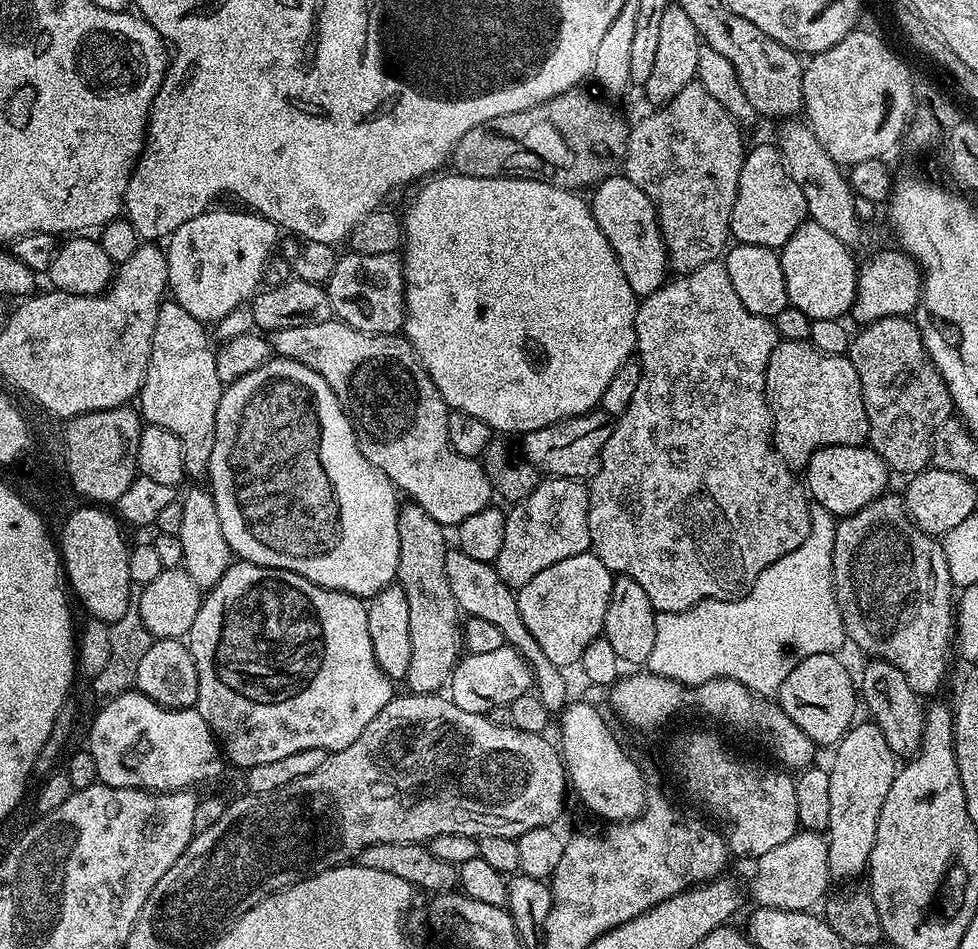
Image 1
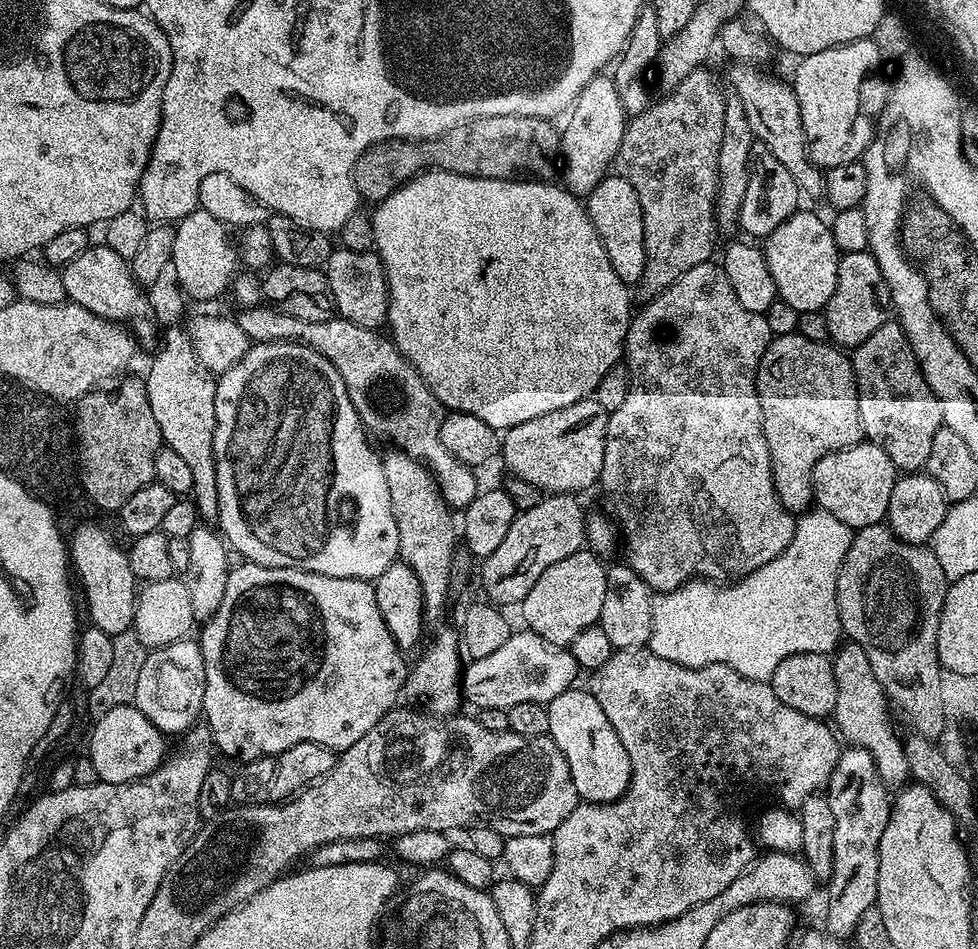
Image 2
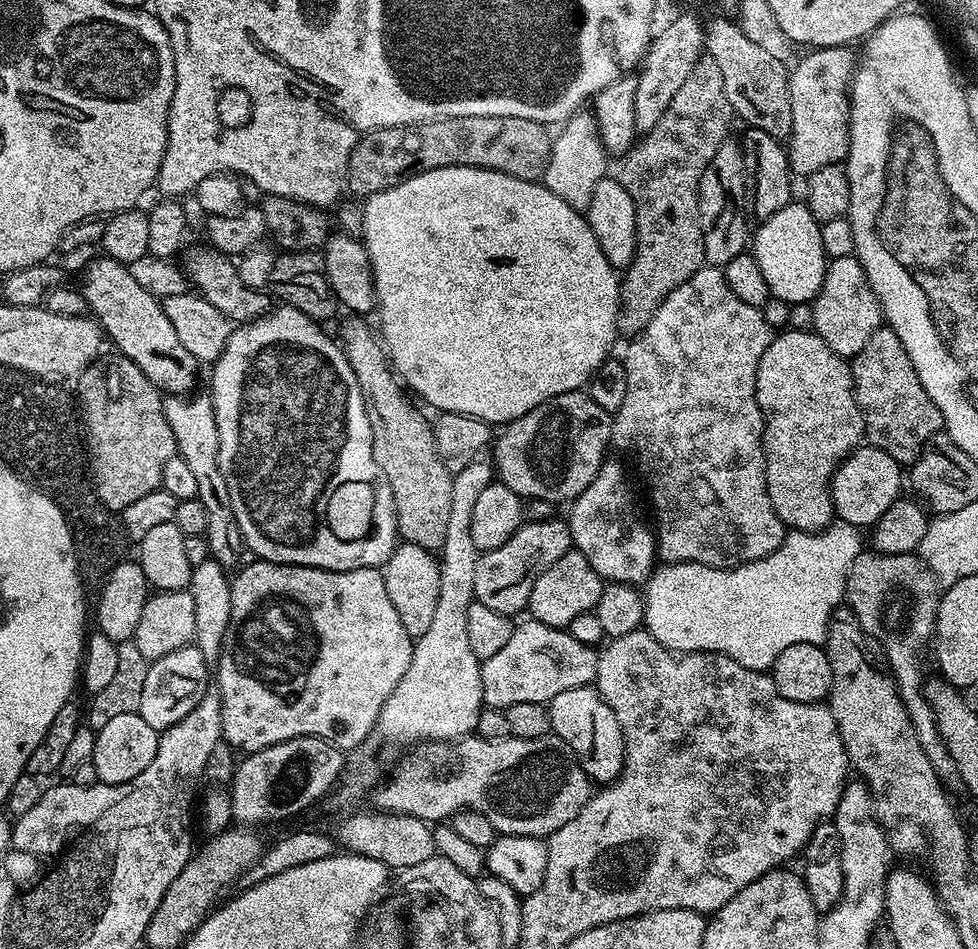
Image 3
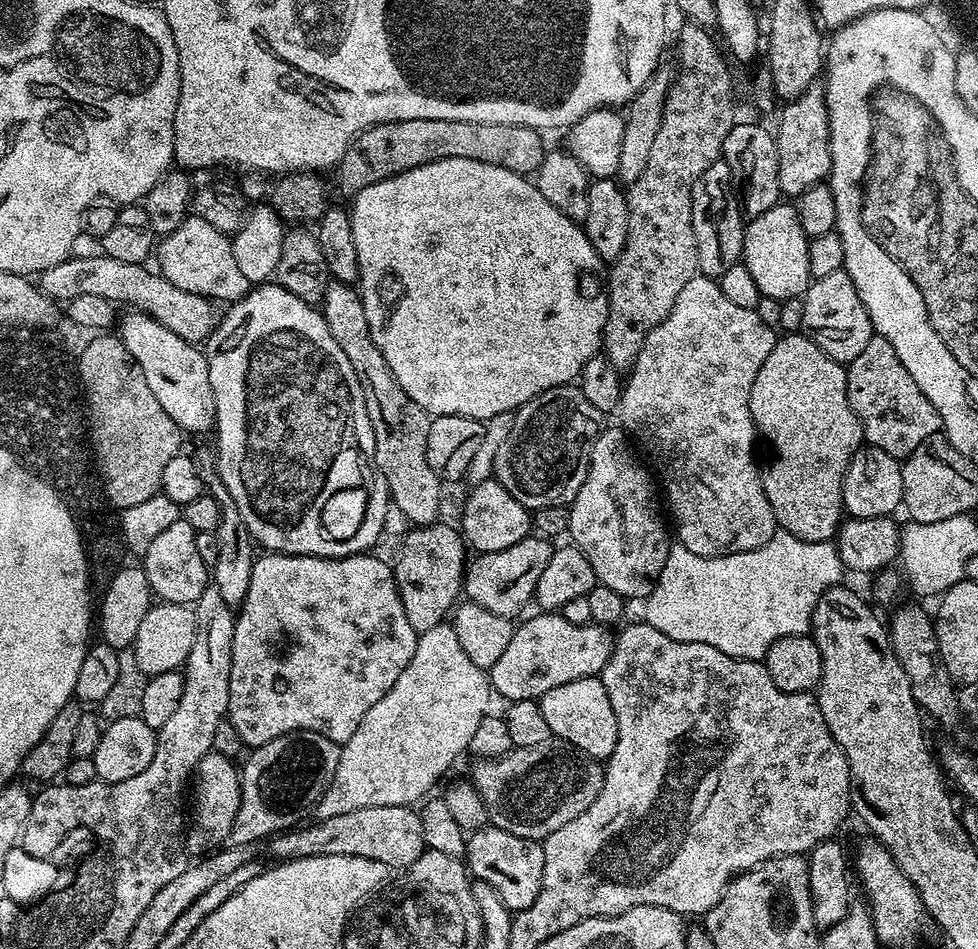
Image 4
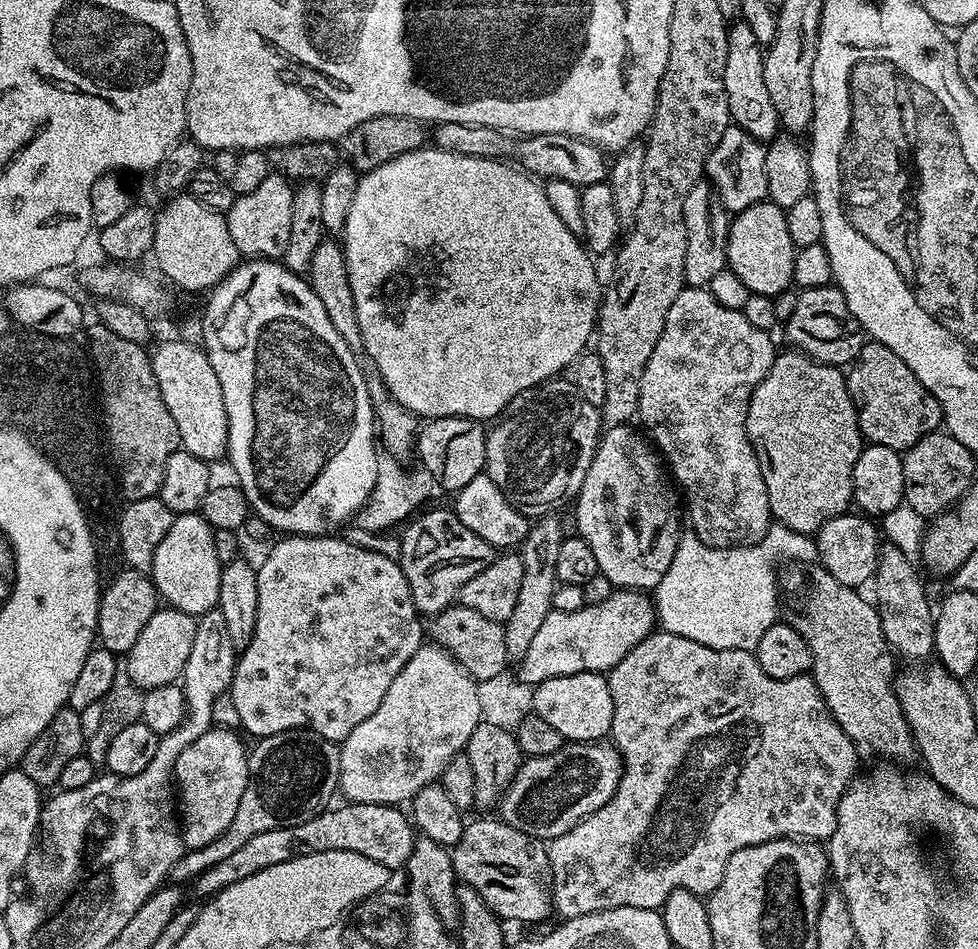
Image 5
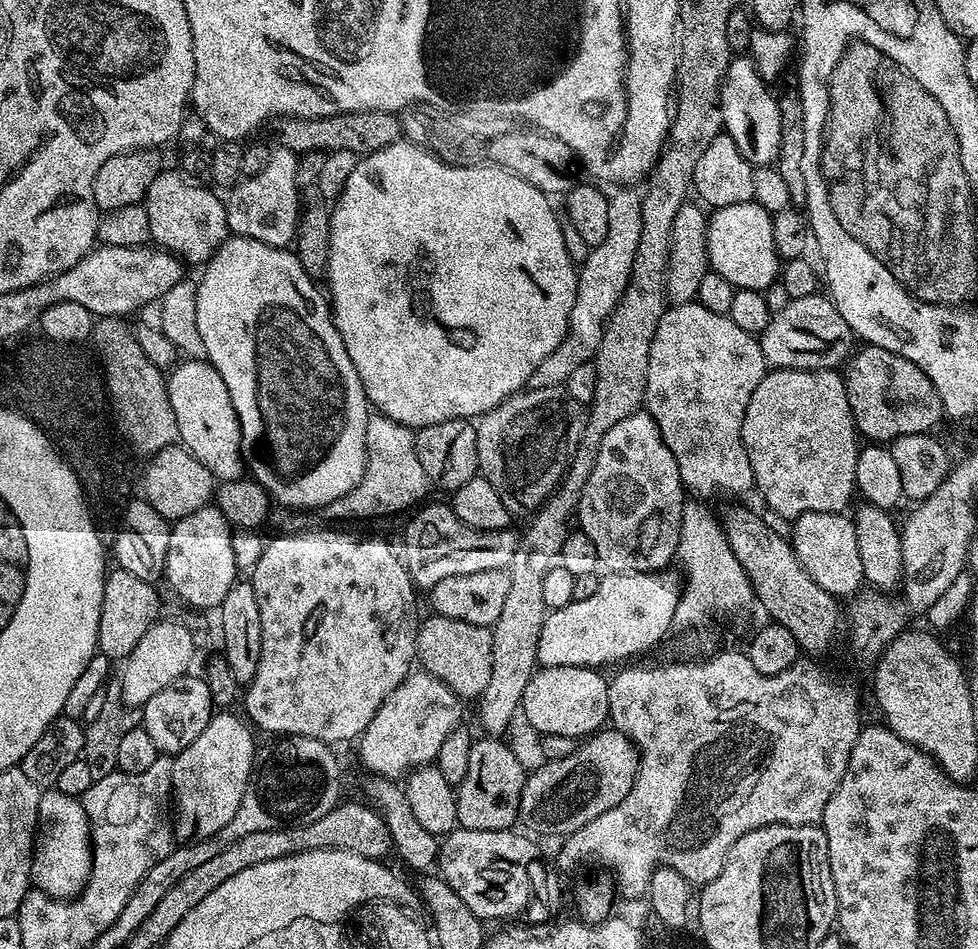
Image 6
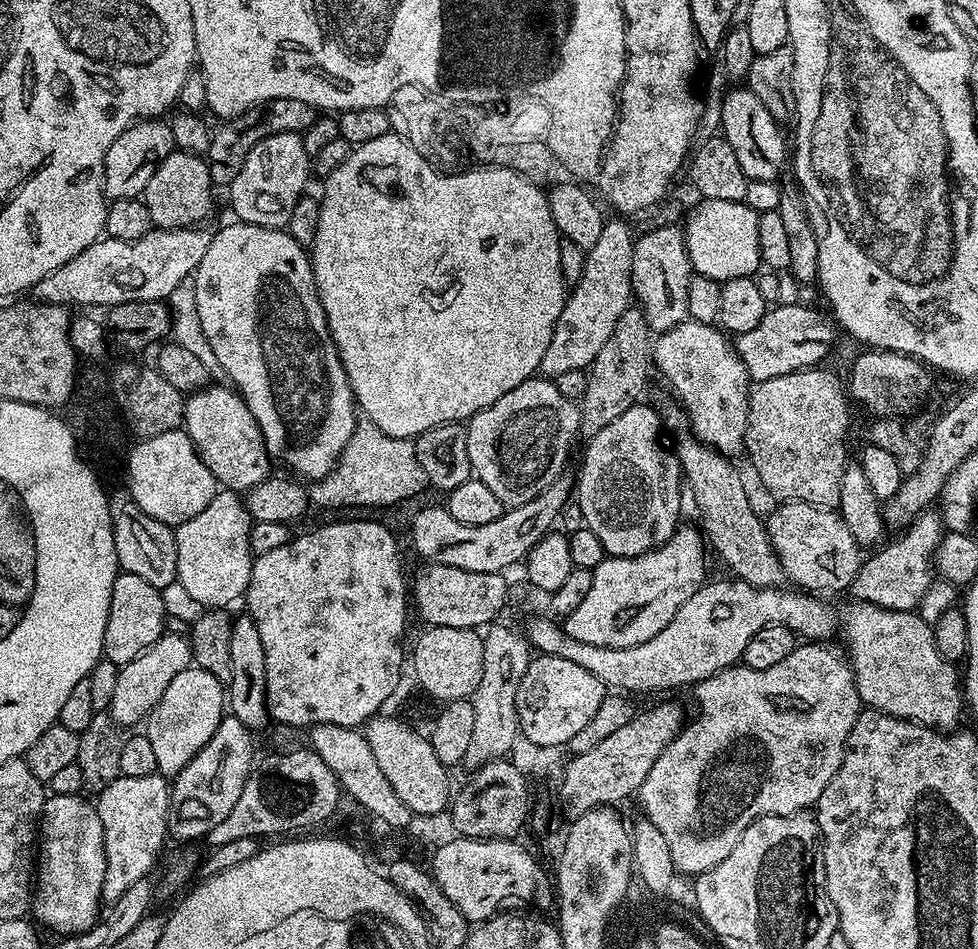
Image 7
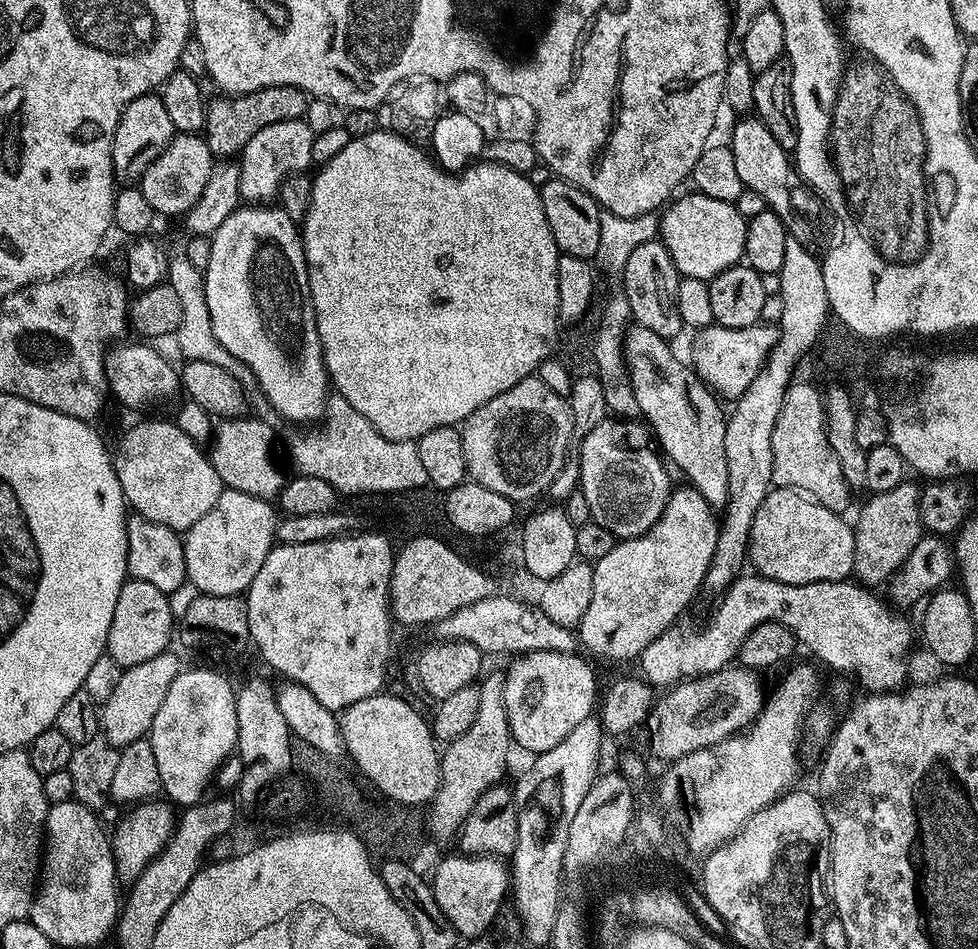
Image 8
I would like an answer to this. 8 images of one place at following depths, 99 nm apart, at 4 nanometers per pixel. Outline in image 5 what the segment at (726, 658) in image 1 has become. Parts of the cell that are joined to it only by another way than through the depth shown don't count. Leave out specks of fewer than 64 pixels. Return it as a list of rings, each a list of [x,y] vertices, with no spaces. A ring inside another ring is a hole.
[[[773,523],[772,527],[768,529],[768,534],[761,544],[753,544],[751,548],[715,548],[714,546],[706,546],[706,542],[699,540],[695,532],[691,530],[685,531],[681,535],[680,541],[677,542],[674,558],[671,559],[666,574],[662,575],[662,580],[658,582],[654,589],[654,603],[659,627],[670,634],[690,638],[690,642],[702,642],[702,646],[710,646],[714,650],[746,650],[752,652],[758,646],[759,640],[762,639],[762,634],[766,634],[766,630],[770,630],[770,626],[777,623],[778,620],[778,616],[776,616],[776,596],[778,600],[778,567],[776,568],[776,563],[779,560],[784,560],[783,562],[805,562],[804,560],[815,561],[816,559],[816,542],[812,536],[804,536],[800,532],[790,530],[778,523]]]

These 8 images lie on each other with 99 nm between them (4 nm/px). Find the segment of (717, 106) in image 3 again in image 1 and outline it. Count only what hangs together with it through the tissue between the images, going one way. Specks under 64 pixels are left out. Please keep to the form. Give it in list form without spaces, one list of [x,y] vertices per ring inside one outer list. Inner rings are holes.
[[[698,82],[682,86],[682,90],[678,90],[678,94],[674,99],[652,111],[656,112],[642,117],[637,124],[633,123],[628,129],[628,141],[626,142],[626,150],[622,161],[622,172],[630,182],[634,182],[634,186],[638,186],[638,190],[642,190],[646,194],[646,198],[650,198],[650,202],[654,206],[656,217],[660,223],[660,233],[668,251],[669,269],[676,274],[693,272],[698,270],[698,266],[706,266],[706,262],[720,260],[729,247],[730,233],[732,231],[732,211],[736,201],[738,178],[742,174],[742,166],[746,155],[746,143],[744,144],[744,136],[740,133],[743,131],[741,125],[736,123],[736,119],[726,110],[722,110],[722,106],[718,106],[717,100],[710,98],[710,94]]]

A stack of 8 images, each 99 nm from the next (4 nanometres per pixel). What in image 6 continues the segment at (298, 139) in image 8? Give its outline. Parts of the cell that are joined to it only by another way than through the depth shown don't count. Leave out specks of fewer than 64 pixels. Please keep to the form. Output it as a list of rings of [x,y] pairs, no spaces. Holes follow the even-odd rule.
[[[276,146],[268,161],[249,180],[241,179],[226,196],[229,233],[254,238],[275,248],[288,248],[296,239],[296,225],[302,213],[302,189],[296,183],[299,165],[297,153]]]

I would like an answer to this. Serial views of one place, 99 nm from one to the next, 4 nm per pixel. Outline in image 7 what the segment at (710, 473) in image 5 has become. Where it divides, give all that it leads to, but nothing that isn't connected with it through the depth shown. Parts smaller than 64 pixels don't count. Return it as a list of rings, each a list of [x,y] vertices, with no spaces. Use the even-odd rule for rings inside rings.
[[[683,320],[678,326],[659,333],[652,346],[651,363],[660,371],[660,376],[672,387],[683,415],[692,423],[691,435],[701,444],[709,444],[716,452],[729,458],[745,451],[744,435],[748,425],[748,397],[750,381],[748,371],[736,353],[733,341],[716,324],[703,324],[697,320]]]

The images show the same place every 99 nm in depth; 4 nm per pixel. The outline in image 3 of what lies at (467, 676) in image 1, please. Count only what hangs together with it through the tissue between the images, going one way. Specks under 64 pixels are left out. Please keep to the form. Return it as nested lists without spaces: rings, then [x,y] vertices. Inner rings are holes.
[[[531,618],[525,619],[525,624],[517,623],[510,634],[510,642],[498,650],[491,658],[486,658],[480,666],[482,678],[482,694],[484,702],[490,708],[509,708],[518,702],[538,702],[547,705],[562,690],[574,690],[591,685],[596,678],[596,667],[600,661],[597,649],[591,644],[578,642],[563,628],[551,628],[542,622]]]

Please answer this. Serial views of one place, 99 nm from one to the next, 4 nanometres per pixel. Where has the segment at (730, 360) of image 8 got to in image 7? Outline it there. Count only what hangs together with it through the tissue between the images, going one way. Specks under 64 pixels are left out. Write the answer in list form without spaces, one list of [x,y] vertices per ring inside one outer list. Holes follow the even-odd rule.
[[[795,302],[769,307],[762,322],[758,322],[754,330],[739,333],[734,340],[736,353],[746,366],[749,381],[778,378],[782,374],[798,372],[802,368],[811,368],[824,362],[832,352],[832,343],[836,340],[837,332],[833,321],[825,316]]]

